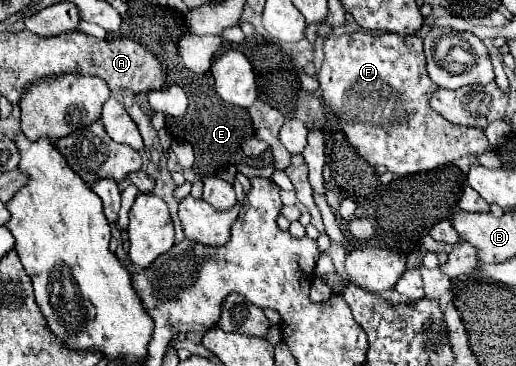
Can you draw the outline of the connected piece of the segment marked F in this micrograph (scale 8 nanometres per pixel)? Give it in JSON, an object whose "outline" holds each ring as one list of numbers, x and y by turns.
{"outline":[[356,31,352,35,328,35,324,41,324,63,318,71,318,81,322,99,338,117,346,141,370,165,384,165,396,175,410,175,442,167,464,155,482,155,490,151,482,129,454,125,430,107,428,99,438,87,428,77,420,37,402,37,394,33,368,35,366,31]]}

